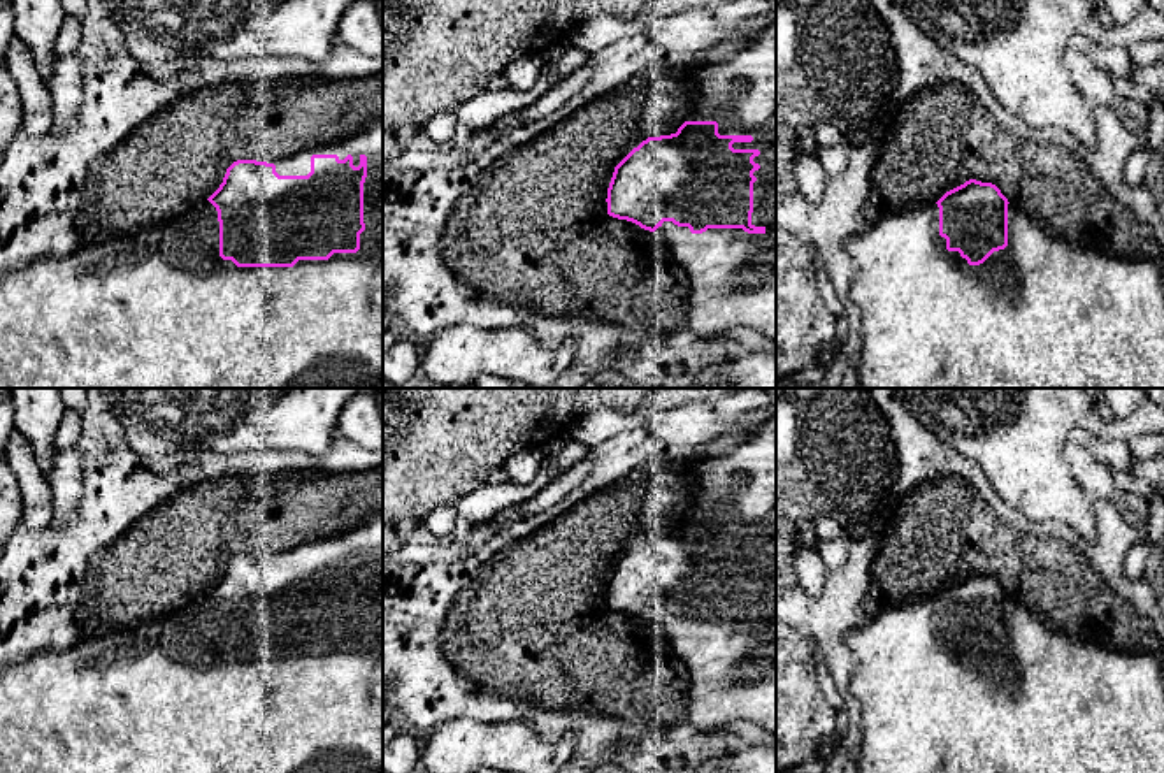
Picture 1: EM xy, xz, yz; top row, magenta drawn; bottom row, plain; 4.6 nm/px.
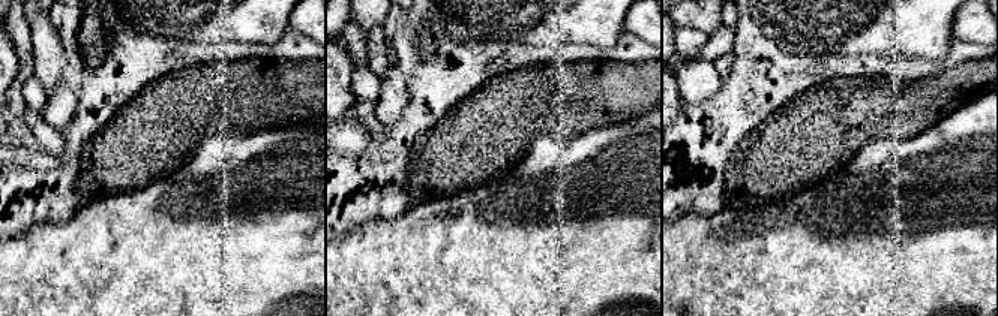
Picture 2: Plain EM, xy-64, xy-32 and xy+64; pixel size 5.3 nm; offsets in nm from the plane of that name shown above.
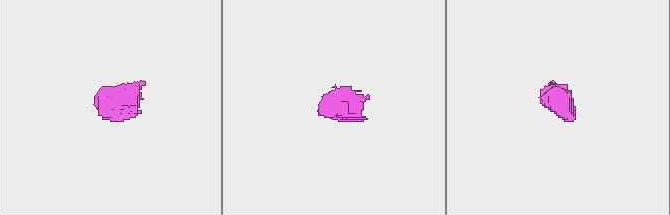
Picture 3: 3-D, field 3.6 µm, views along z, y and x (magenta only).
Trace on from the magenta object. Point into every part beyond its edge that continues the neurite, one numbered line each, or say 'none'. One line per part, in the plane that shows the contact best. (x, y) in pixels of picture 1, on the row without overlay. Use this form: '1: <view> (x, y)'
1: xy (157, 698)

